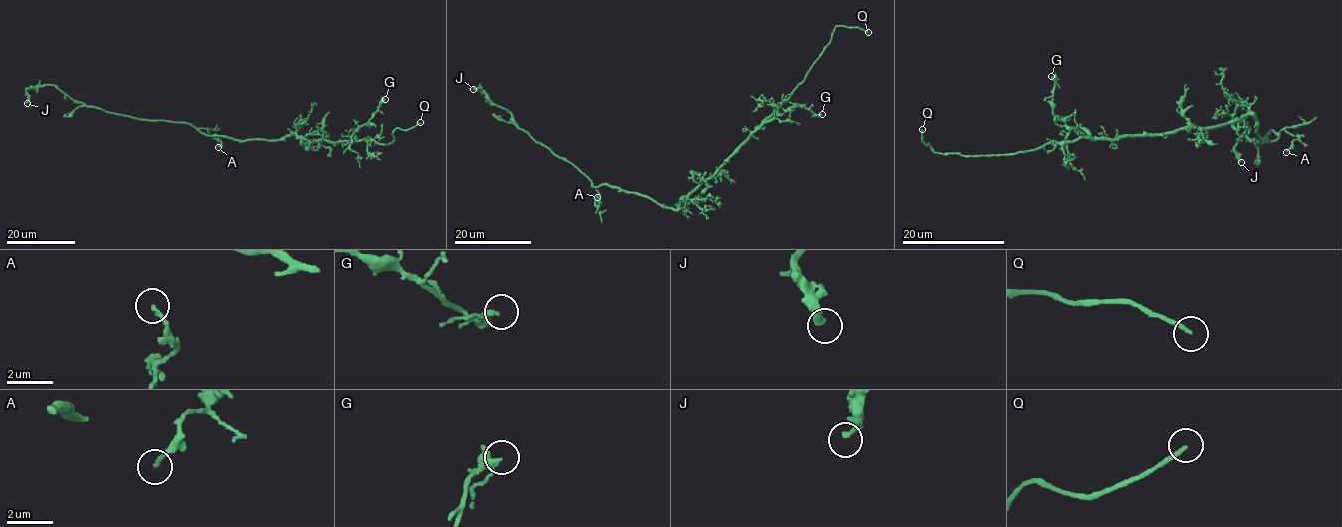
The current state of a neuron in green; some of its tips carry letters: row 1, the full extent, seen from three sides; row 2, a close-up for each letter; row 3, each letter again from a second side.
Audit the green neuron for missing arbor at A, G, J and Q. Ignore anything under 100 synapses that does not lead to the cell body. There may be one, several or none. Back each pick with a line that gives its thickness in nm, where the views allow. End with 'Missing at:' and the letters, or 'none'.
Q: Thickness 170 nm
Missing at: Q

